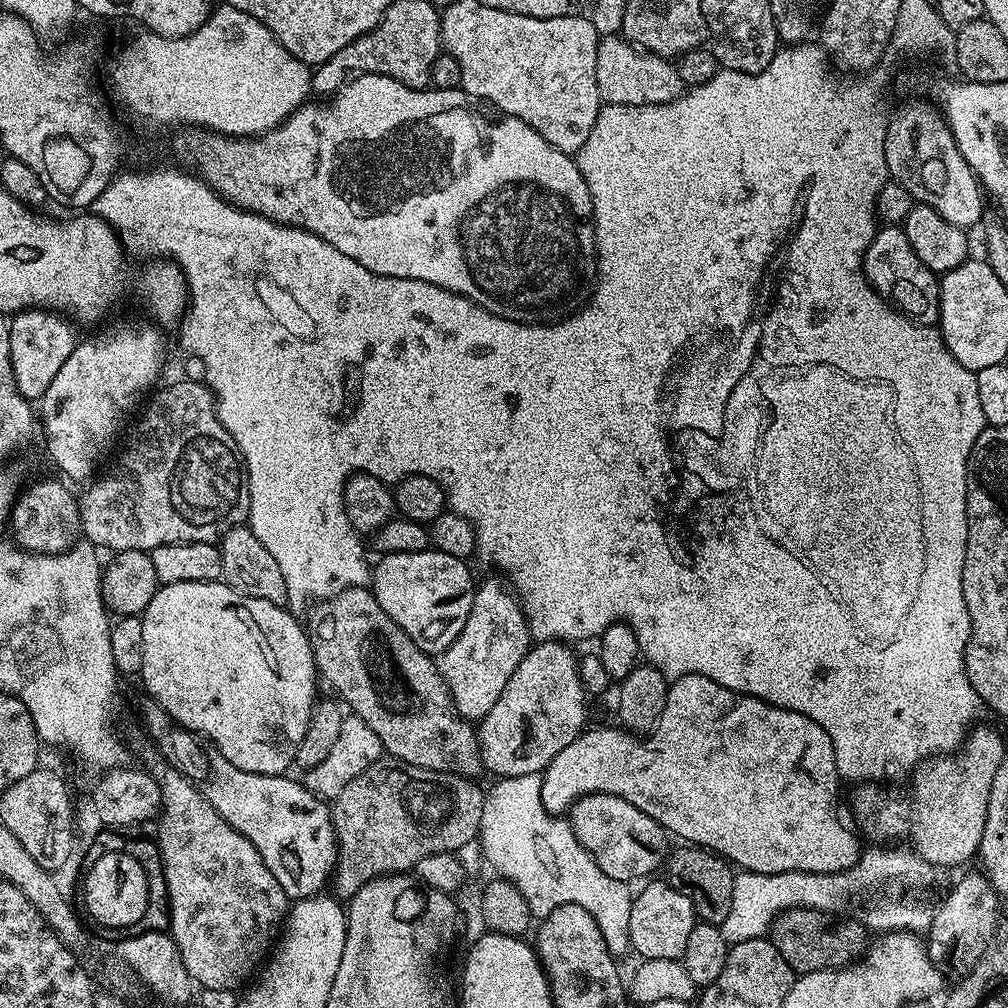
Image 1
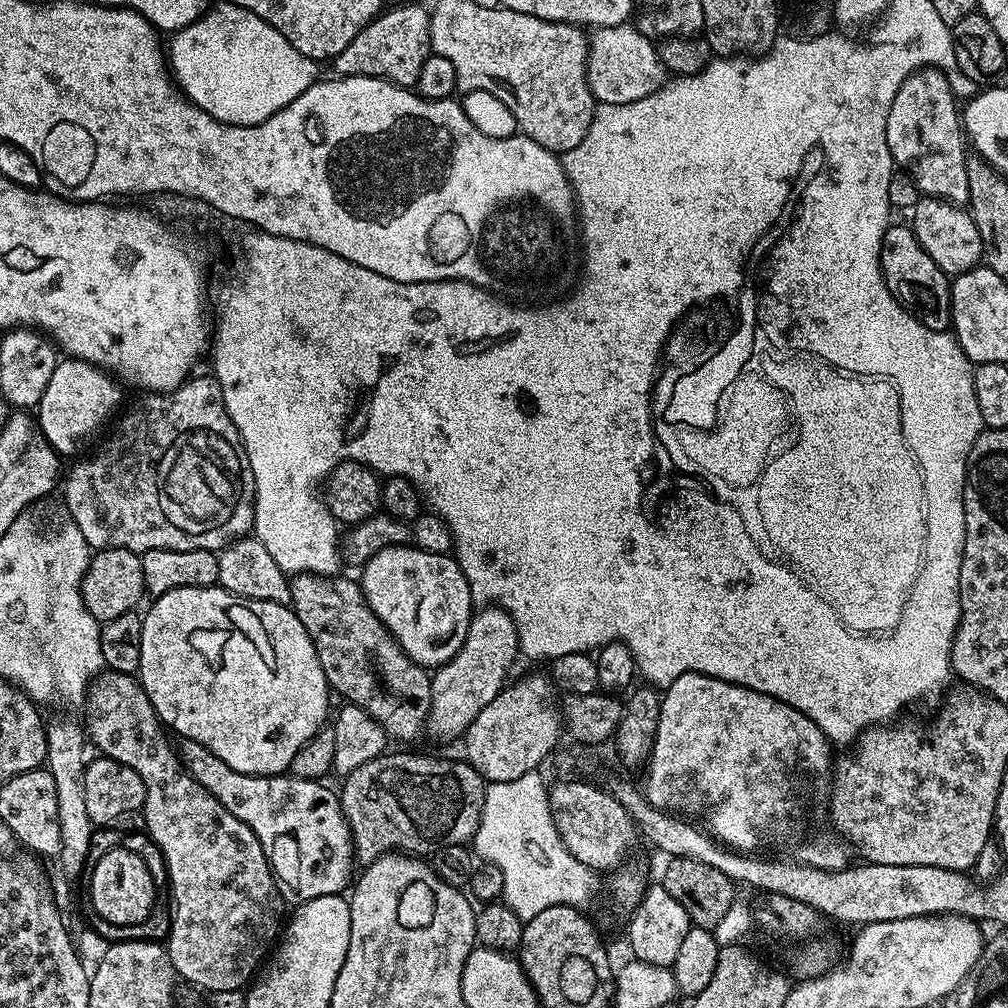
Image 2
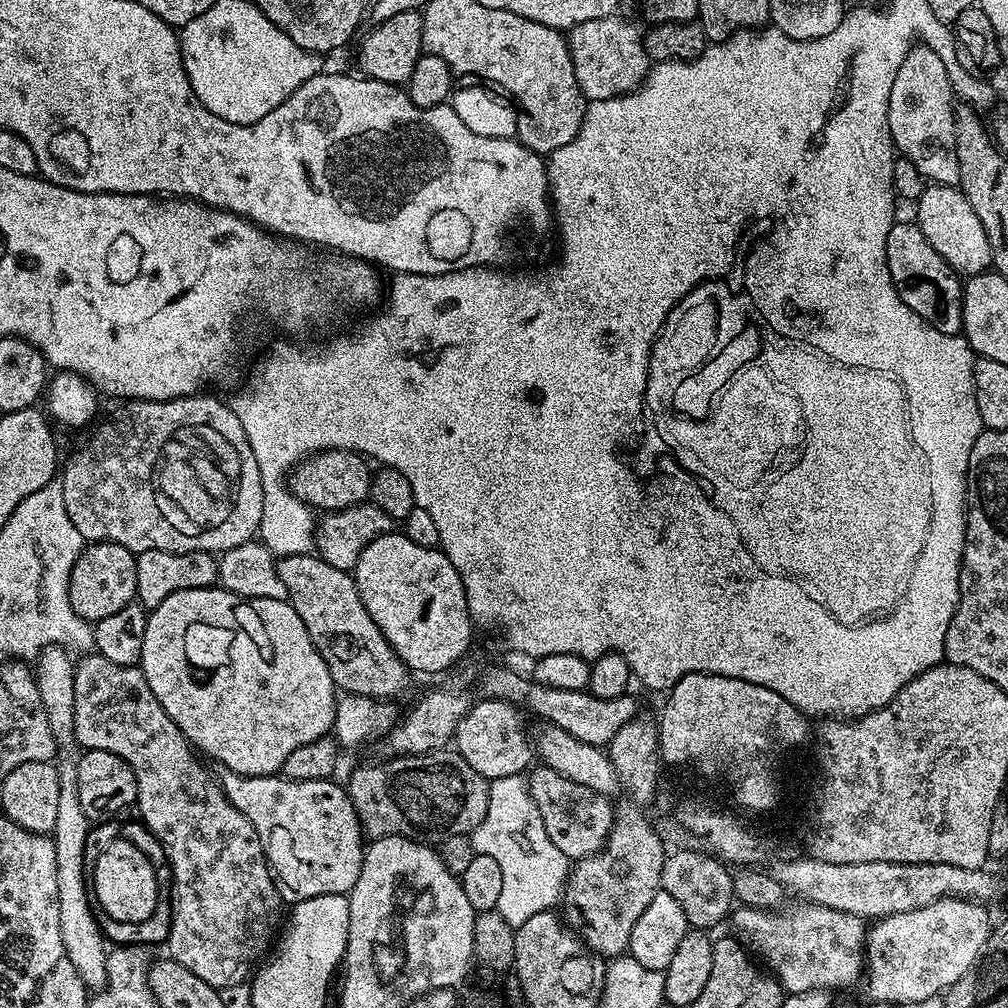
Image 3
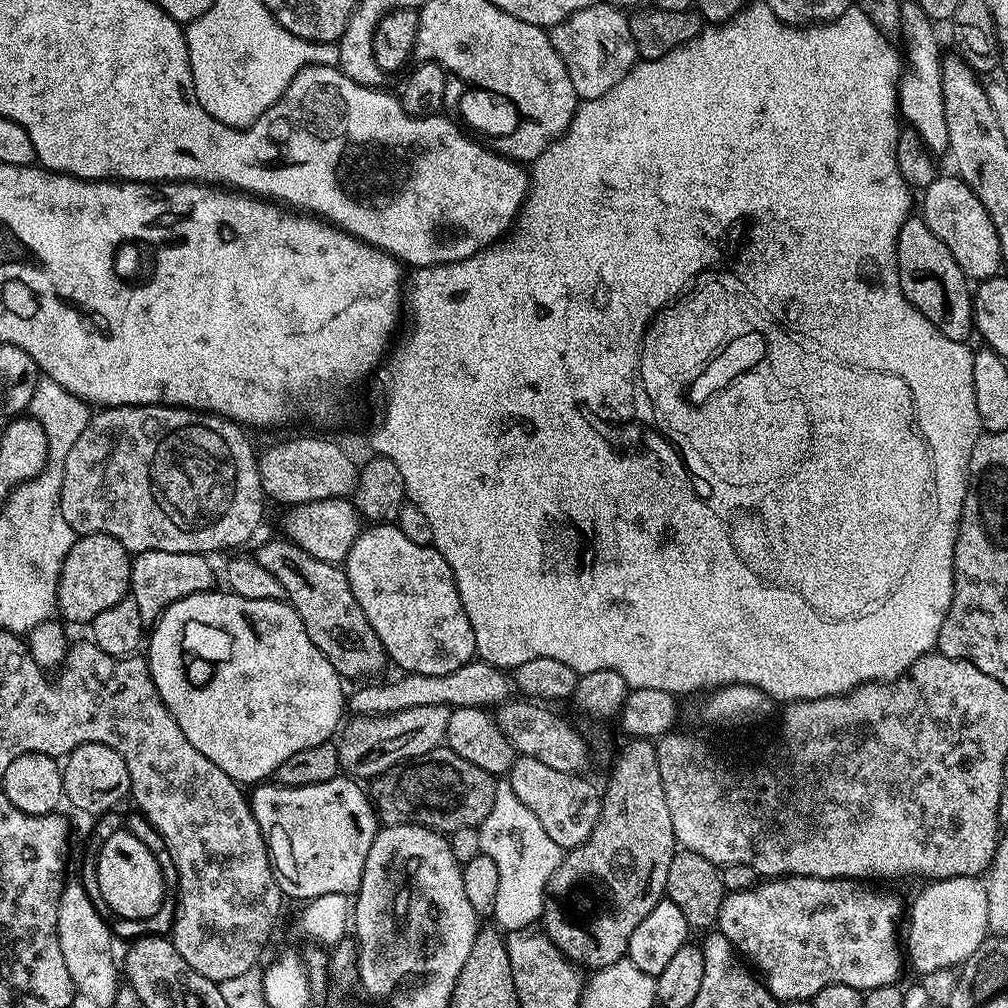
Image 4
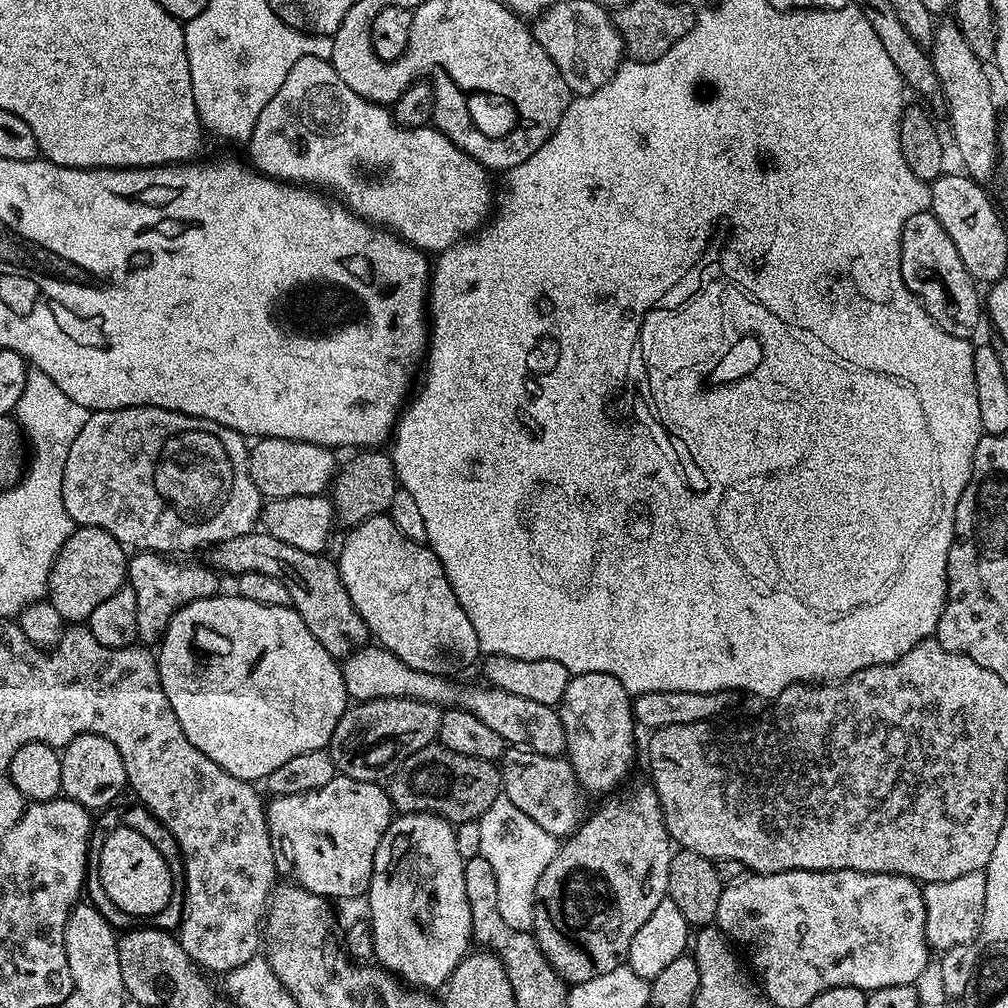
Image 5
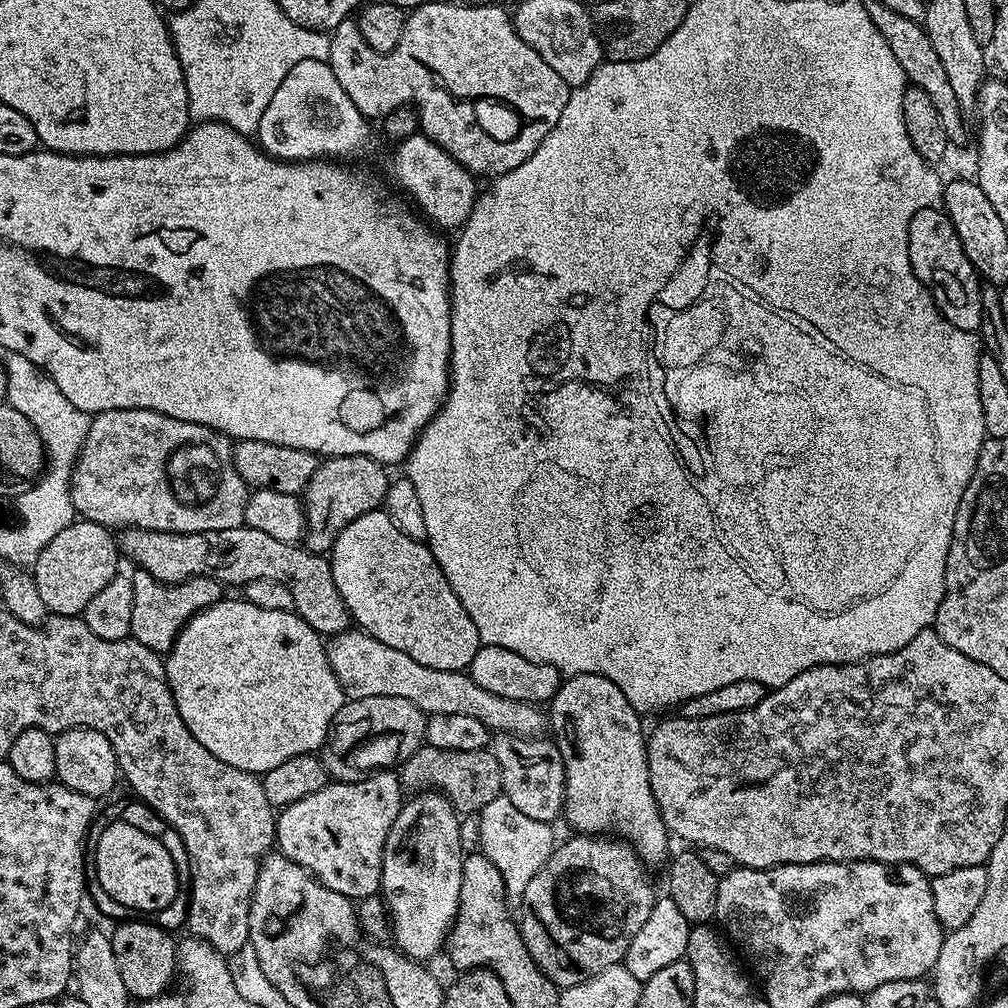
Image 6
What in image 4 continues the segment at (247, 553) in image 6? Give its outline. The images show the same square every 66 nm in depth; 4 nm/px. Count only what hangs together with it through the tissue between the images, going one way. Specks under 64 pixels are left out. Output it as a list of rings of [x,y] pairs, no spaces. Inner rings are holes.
[[[291,539],[268,540],[254,552],[256,560],[282,582],[282,590],[288,595],[287,603],[302,618],[306,626],[306,634],[310,634],[310,642],[326,654],[330,666],[349,681],[359,676],[376,678],[386,665],[386,657],[382,642],[378,642],[378,634],[374,634],[374,626],[366,622],[366,614],[362,614],[362,606],[358,606],[358,598],[354,598],[354,590],[350,590],[348,575],[343,567],[327,564],[302,550]]]

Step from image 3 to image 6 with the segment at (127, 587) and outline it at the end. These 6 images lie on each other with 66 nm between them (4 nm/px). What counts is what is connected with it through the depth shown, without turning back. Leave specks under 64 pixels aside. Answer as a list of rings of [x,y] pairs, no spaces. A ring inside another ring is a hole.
[[[77,518],[46,545],[42,554],[38,554],[30,573],[51,615],[80,616],[86,606],[90,606],[90,598],[121,571],[120,564],[122,557],[117,537],[101,524]]]

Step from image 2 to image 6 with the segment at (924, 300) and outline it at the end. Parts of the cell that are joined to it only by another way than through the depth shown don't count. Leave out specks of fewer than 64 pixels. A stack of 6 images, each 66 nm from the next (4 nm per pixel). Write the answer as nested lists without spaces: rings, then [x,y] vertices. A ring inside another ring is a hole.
[[[939,207],[927,208],[918,210],[918,214],[910,218],[908,253],[914,274],[932,293],[932,301],[940,308],[946,322],[958,326],[958,330],[975,333],[982,322],[982,284],[970,258],[966,258],[966,250],[962,250],[954,222],[945,211]]]

